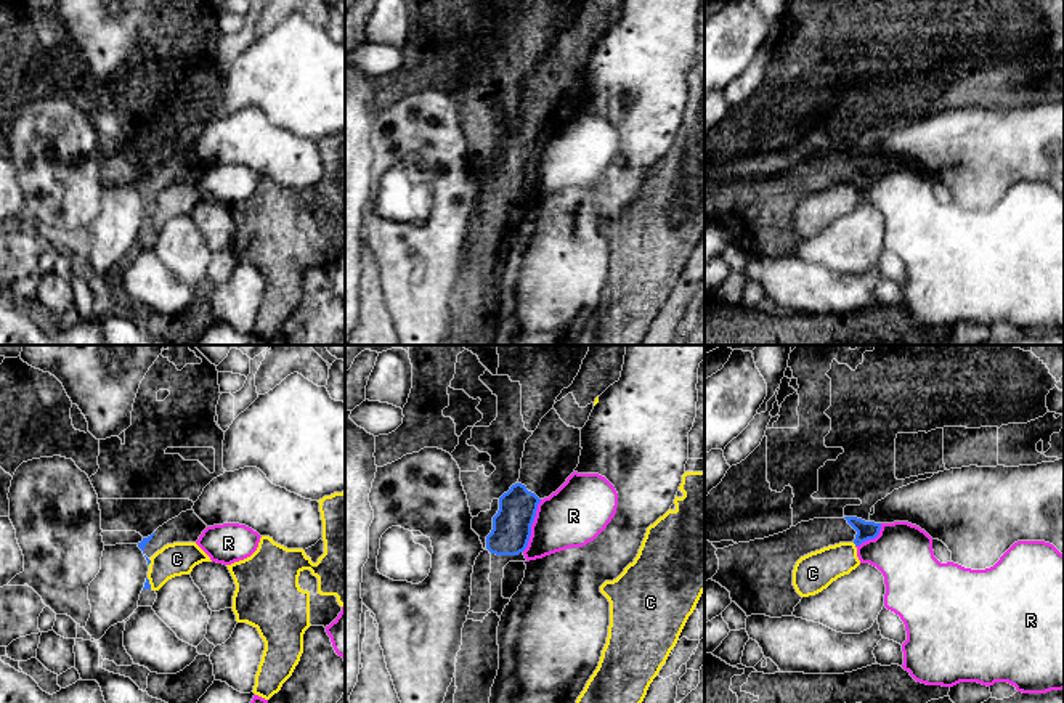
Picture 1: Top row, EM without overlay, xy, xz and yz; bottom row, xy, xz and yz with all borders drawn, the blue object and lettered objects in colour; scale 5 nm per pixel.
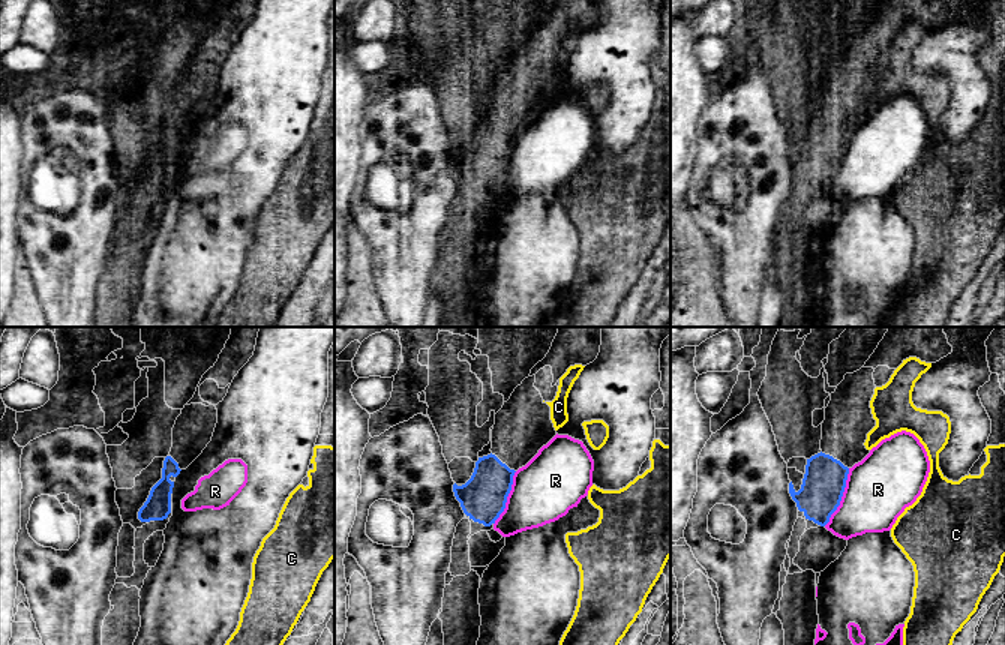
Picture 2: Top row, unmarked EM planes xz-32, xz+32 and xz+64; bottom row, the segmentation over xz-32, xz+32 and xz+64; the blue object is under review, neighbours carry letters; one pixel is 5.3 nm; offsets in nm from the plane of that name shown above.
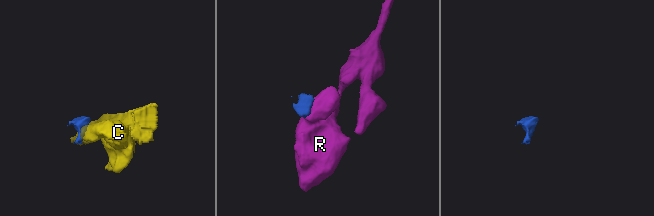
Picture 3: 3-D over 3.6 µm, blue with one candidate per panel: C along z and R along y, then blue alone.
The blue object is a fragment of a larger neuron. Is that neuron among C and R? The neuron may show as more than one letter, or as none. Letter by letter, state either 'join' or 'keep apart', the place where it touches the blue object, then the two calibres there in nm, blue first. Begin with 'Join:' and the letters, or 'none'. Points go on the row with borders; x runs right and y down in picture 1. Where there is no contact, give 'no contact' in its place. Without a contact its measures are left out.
Join: none
C: keep apart; meets blue in xy at (148, 583); 30 nm thick on the blue side, 170 nm on the other
R: keep apart; meets blue in xz at (532, 524); 190 nm thick on the blue side, 300 nm on the other

